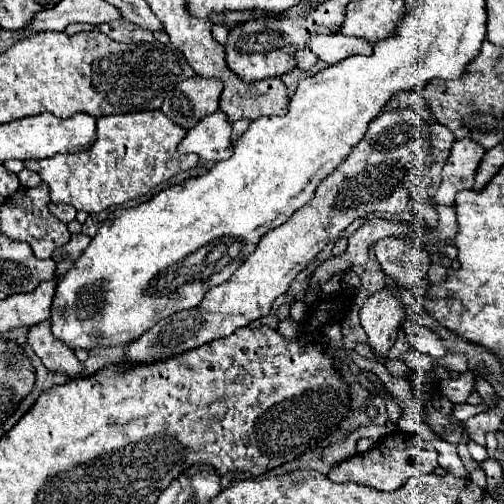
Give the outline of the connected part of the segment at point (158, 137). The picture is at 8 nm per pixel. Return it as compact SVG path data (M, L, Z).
M160 110L102 116L96 120L96 142L90 150L56 154L46 160L30 160L24 166L38 172L50 186L52 202L64 202L88 214L102 212L114 204L136 200L170 176L196 166L196 158L178 154L176 146L186 130L174 126Z

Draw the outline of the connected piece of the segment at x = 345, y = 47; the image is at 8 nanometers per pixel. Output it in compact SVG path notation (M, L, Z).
M328 34L328 36L314 36L308 42L308 48L326 64L338 64L348 56L354 54L372 54L372 44L362 42L362 38L348 38L344 34Z

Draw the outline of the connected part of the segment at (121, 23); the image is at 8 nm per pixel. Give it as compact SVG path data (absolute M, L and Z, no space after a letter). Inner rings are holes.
M124 18L104 22L98 28L102 34L106 34L116 42L152 42L154 40L154 34L150 30L144 30L132 22L126 22Z

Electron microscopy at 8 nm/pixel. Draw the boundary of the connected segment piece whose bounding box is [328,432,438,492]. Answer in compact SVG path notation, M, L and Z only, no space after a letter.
M386 434L384 438L380 438L372 450L364 452L364 454L354 454L352 458L336 464L330 472L328 478L332 482L356 482L374 490L382 490L382 492L394 492L398 490L406 478L424 474L424 472L434 472L434 468L438 466L436 462L438 452L434 450L426 450L420 444L410 444L406 446L406 438L402 438L402 434Z

